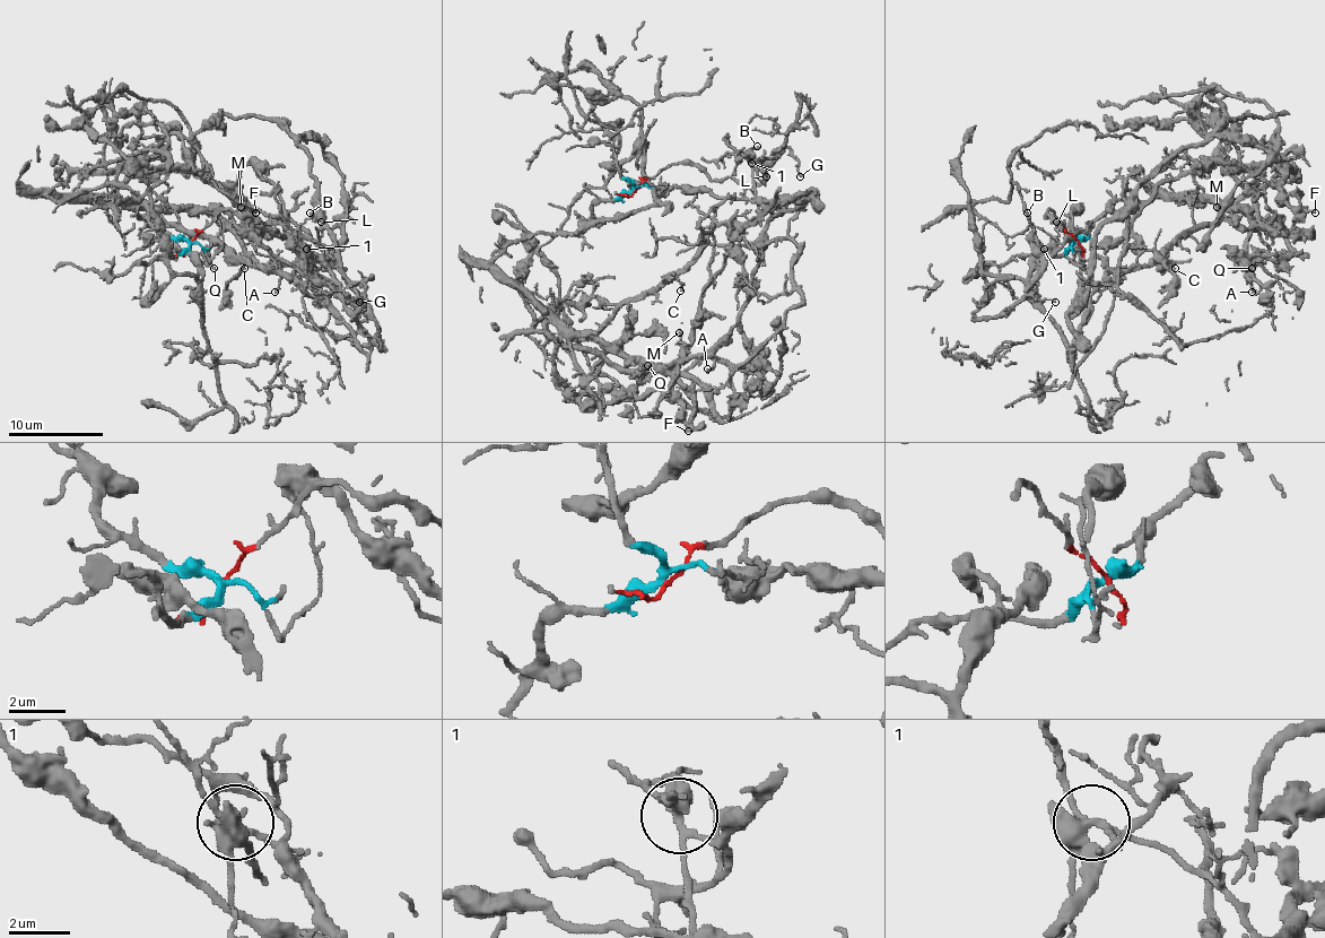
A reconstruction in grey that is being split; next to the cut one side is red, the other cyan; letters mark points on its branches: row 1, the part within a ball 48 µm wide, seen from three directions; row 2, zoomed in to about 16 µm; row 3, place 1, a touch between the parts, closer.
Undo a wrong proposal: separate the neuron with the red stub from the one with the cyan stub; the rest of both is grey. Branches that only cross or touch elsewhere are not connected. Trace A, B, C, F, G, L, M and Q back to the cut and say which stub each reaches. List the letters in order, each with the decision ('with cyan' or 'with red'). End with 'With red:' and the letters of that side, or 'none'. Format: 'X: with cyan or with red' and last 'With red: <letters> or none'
A: with cyan
B: with red
C: with cyan
F: with cyan
G: with red
L: with red
M: with cyan
Q: with cyan
With red: B, G, L

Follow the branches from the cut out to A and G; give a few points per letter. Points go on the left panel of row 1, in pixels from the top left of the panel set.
A: (190, 243), (157, 228), (128, 188), (111, 183), (51, 198), (209, 211), (259, 265), (276, 265), (275, 293)
G: (190, 243), (226, 209), (252, 214), (317, 243), (341, 293), (359, 302)

